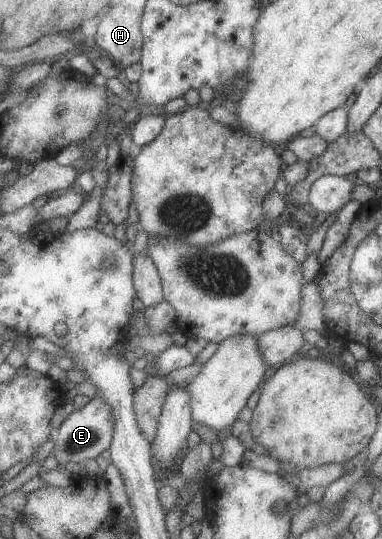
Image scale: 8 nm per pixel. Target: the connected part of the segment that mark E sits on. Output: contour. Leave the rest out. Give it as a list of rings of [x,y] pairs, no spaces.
[[[95,397],[85,407],[80,410],[75,409],[64,419],[57,433],[54,434],[51,453],[56,457],[61,468],[69,462],[82,465],[87,459],[95,459],[109,449],[113,441],[113,429],[115,429],[115,423],[113,423],[109,403],[105,403],[101,397]]]

